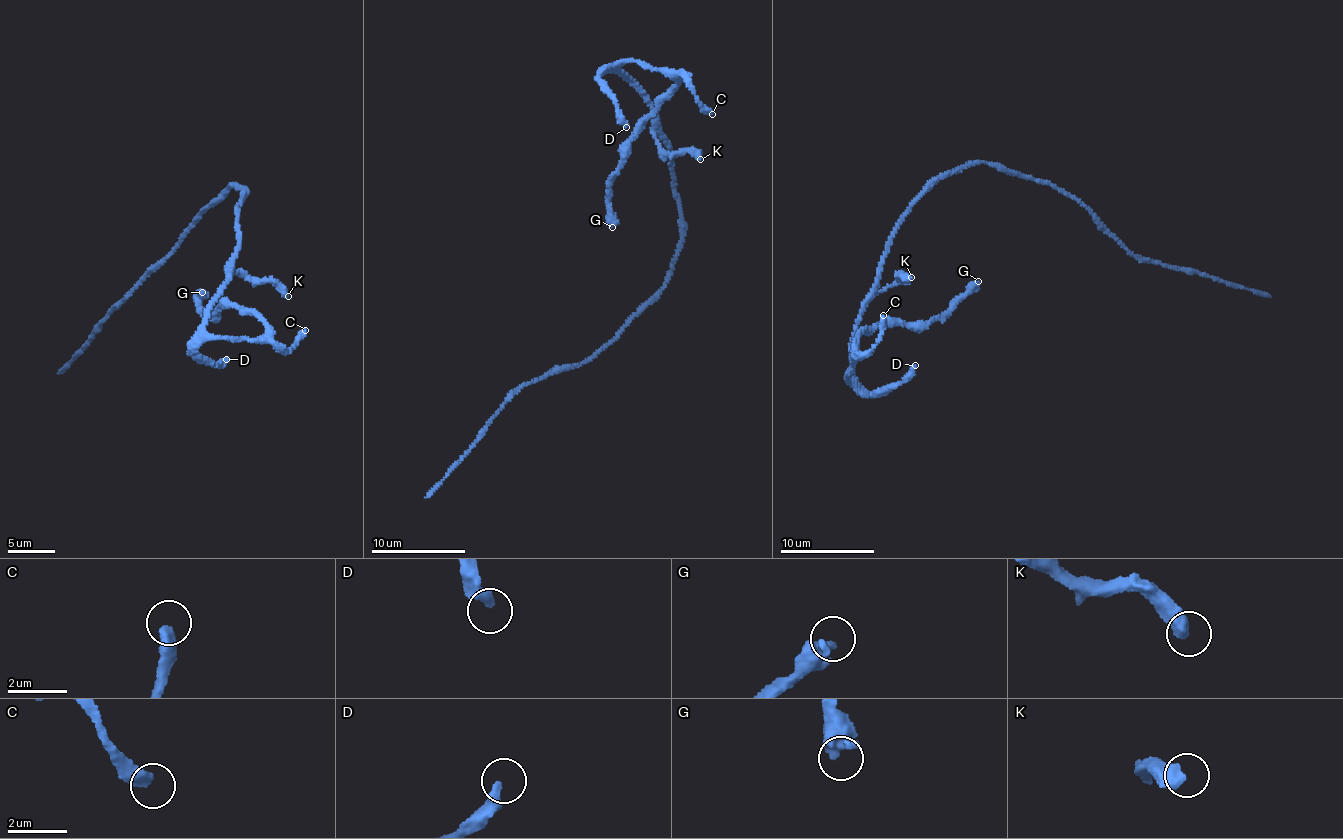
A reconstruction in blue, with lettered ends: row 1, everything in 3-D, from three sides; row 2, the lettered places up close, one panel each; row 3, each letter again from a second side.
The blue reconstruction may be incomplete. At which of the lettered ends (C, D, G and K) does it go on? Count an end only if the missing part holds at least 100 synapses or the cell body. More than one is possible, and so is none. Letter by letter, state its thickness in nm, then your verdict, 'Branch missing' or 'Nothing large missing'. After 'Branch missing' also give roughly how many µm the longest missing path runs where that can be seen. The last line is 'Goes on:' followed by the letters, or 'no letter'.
C: Thickness 440 nm. Nothing large missing
D: Thickness 380 nm. Nothing large missing
G: Thickness 550 nm. Nothing large missing
K: Thickness 550 nm. Nothing large missing
Goes on: no letter

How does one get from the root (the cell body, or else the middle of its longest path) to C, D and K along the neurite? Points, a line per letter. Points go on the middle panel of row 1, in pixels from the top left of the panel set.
C: (675, 193), (672, 159), (657, 113), (619, 69), (626, 62), (640, 61), (658, 69), (674, 70), (712, 114)
D: (675, 193), (672, 159), (657, 113), (627, 75), (612, 70), (598, 78), (614, 99), (617, 119), (626, 127)
K: (675, 193), (667, 144), (656, 129), (653, 130), (656, 144), (665, 151), (687, 151), (700, 159)

